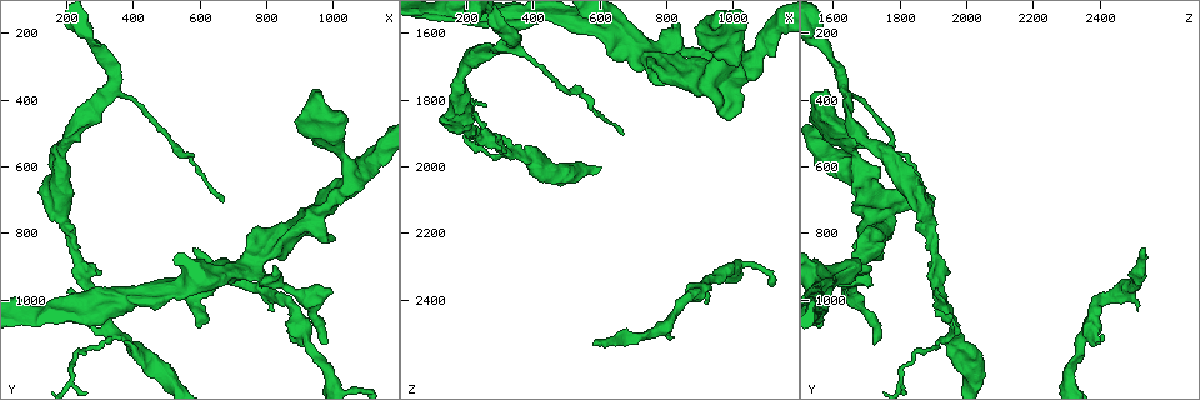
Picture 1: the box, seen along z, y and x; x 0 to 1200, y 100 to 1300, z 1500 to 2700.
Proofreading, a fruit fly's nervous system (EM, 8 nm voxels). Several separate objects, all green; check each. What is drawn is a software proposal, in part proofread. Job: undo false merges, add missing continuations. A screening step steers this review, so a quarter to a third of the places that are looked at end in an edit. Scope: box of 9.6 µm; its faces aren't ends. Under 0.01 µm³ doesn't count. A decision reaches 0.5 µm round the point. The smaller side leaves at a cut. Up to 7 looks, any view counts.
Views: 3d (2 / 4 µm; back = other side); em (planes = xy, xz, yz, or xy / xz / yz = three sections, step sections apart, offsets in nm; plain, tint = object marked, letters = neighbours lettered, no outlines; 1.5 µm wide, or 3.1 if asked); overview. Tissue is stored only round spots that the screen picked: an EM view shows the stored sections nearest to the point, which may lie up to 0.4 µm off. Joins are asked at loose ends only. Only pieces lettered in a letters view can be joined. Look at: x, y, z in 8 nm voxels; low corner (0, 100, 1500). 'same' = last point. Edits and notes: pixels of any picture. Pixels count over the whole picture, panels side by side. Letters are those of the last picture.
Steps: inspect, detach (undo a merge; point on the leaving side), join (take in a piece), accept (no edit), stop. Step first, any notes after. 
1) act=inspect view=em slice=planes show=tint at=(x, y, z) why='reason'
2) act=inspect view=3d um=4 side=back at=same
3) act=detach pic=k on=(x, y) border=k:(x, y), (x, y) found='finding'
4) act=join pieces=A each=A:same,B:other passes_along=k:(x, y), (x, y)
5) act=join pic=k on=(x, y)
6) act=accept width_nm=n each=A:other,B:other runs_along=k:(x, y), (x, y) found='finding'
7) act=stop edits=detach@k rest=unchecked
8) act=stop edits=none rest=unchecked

act=inspect view=em slice=xy step=8 show=letters at=(580, 840, 2530) why='an open end'

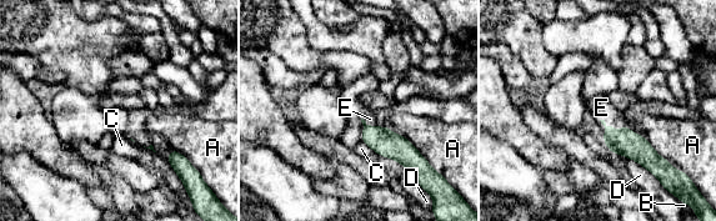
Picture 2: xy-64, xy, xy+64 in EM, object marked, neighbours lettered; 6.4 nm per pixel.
act=join pieces=E longest_contact=A:360nm each=A:other,B:other,C:other,D:other,E:same passes_along=2:(625, 142), (611, 126), (601, 108) found='the cell continues'

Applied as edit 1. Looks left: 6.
act=inspect view=overview

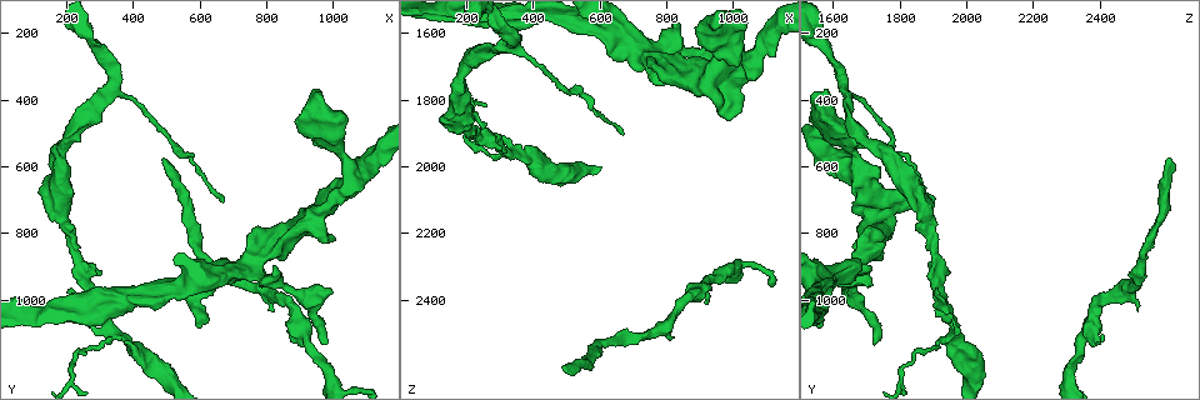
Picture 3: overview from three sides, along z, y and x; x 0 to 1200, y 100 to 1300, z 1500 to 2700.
act=inspect view=em slice=planes show=letters at=(980, 1130, 1720) why='branch stops here'

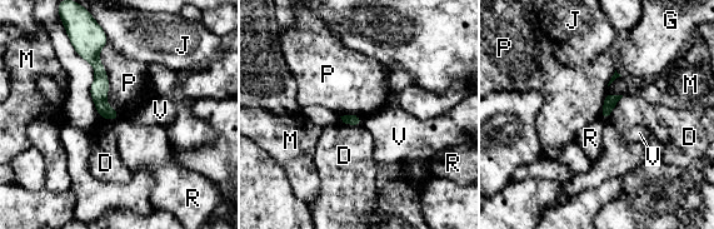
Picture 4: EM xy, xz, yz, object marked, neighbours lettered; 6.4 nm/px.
act=accept each=D:other,G:other,J:other,M:other,P:other,R:other,V:other runs_along=4:(100, 43), (94, 49), (100, 104), (111, 117) found='no lettered piece goes on from it'

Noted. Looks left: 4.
act=stop edits=join@2 rest=unchecked

